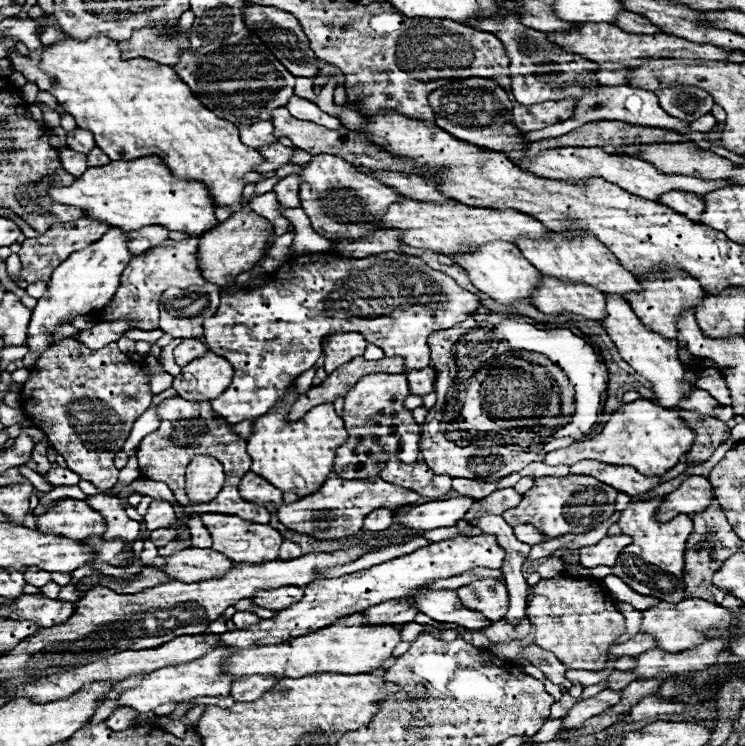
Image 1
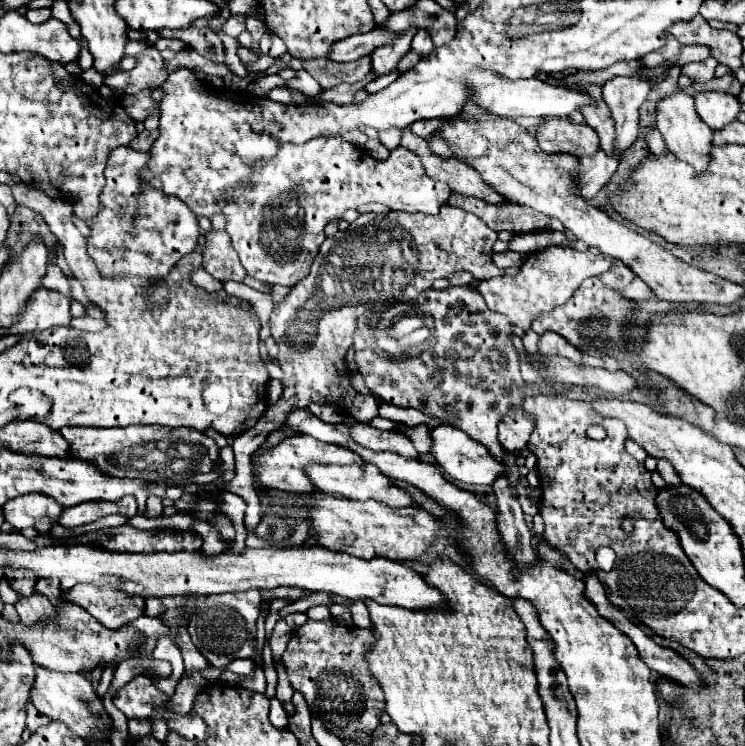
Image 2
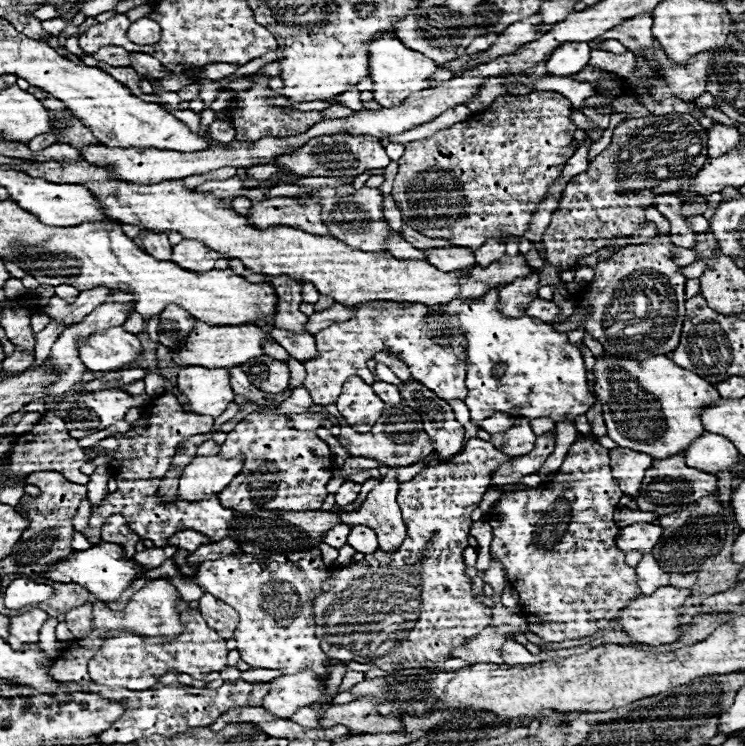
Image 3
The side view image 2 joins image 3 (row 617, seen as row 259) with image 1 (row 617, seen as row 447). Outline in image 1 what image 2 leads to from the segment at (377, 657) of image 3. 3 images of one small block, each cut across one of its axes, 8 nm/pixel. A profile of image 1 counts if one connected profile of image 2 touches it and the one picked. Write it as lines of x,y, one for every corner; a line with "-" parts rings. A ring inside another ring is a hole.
236,612
232,616
232,622
236,624
236,628
248,628
248,626
254,626
256,622
260,622
260,618
252,612

